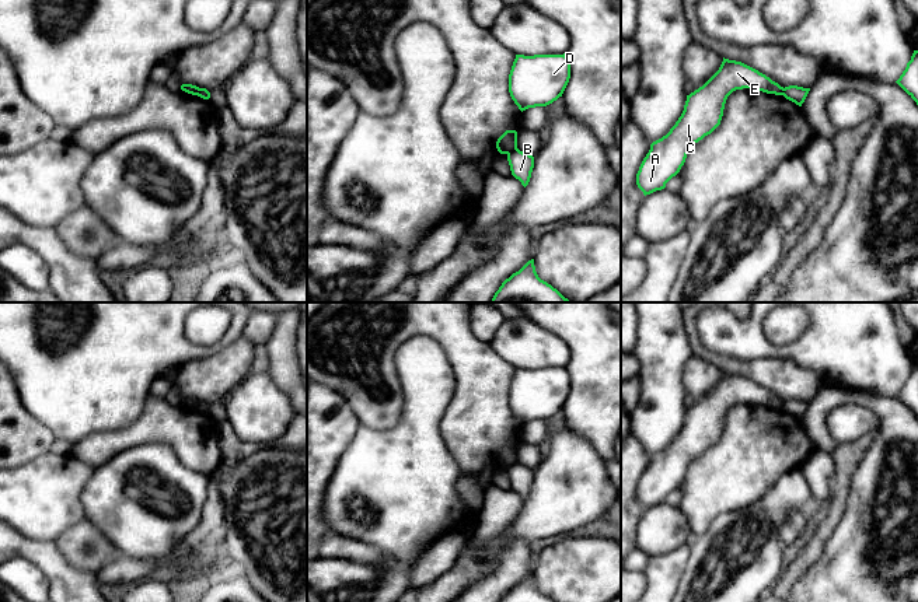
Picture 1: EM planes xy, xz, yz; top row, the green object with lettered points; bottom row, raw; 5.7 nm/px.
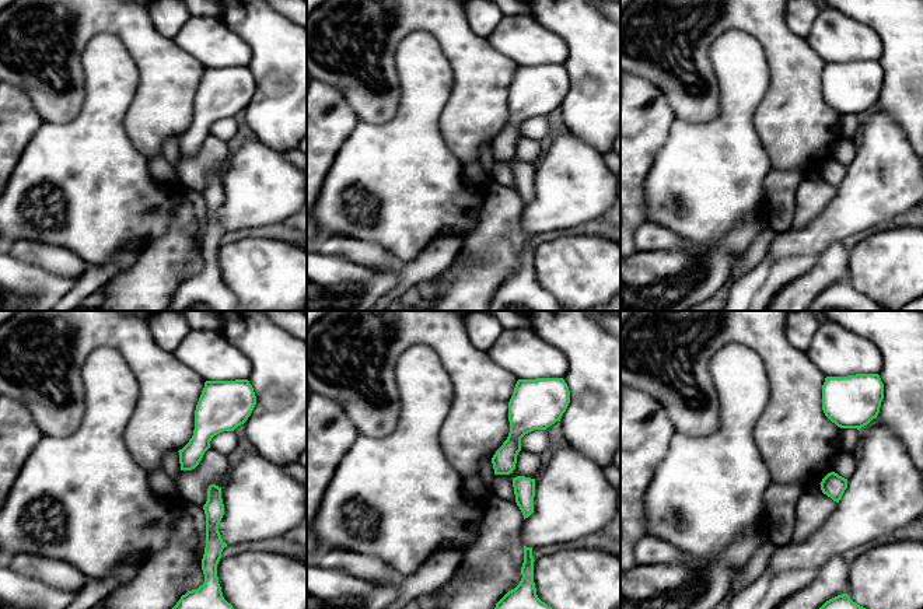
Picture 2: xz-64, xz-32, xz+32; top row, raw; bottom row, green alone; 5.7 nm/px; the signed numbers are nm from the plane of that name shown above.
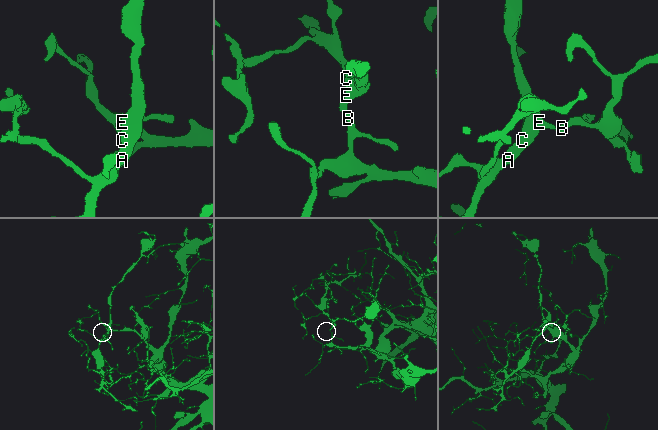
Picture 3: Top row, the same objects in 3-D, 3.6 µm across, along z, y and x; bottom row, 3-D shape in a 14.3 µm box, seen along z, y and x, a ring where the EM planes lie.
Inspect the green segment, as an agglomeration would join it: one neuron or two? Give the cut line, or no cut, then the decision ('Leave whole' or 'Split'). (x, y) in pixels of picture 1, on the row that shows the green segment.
Split along xz (516, 147), (508, 154). Split

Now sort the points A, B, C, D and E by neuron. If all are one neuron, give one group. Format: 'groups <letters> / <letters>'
groups A C D E / B

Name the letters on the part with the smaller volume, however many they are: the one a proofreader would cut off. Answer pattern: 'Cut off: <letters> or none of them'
Cut off: A, C, D, E

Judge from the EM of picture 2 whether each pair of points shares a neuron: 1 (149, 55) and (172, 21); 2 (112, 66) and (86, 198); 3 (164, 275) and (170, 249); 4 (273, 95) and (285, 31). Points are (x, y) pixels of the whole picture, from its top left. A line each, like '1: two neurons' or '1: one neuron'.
1: two neurons
2: one neuron
3: one neuron
4: one neuron

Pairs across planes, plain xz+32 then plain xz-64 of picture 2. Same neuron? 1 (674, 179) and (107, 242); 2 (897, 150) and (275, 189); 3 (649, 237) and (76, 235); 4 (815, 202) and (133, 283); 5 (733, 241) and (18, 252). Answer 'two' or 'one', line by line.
1: one
2: one
3: two
4: one
5: two

